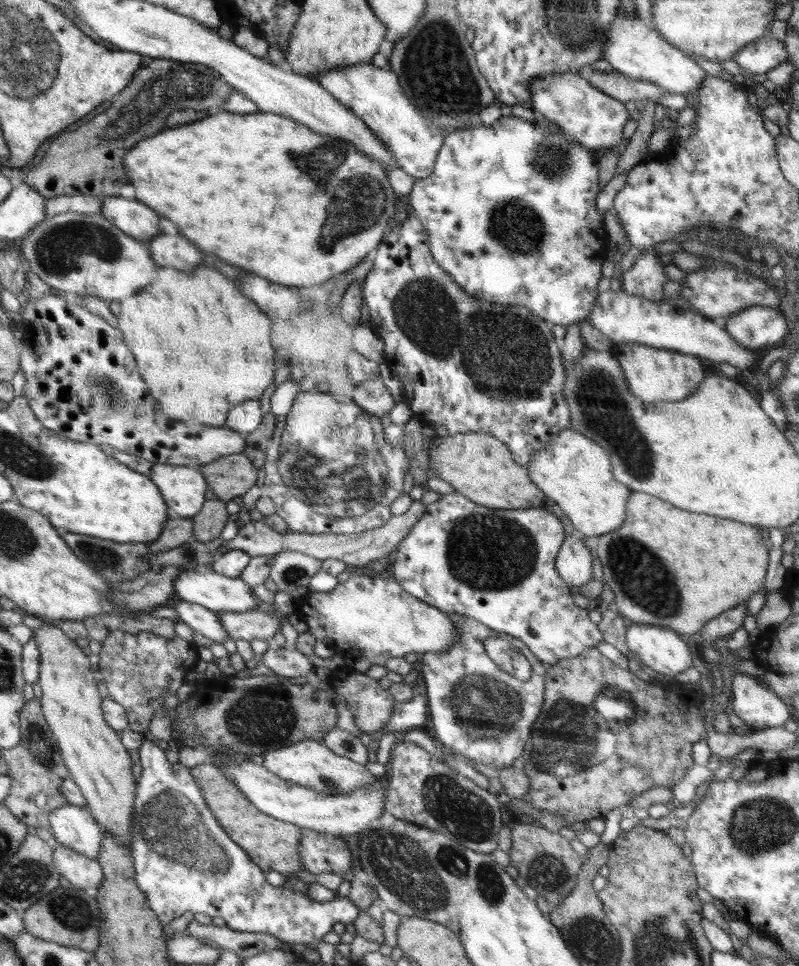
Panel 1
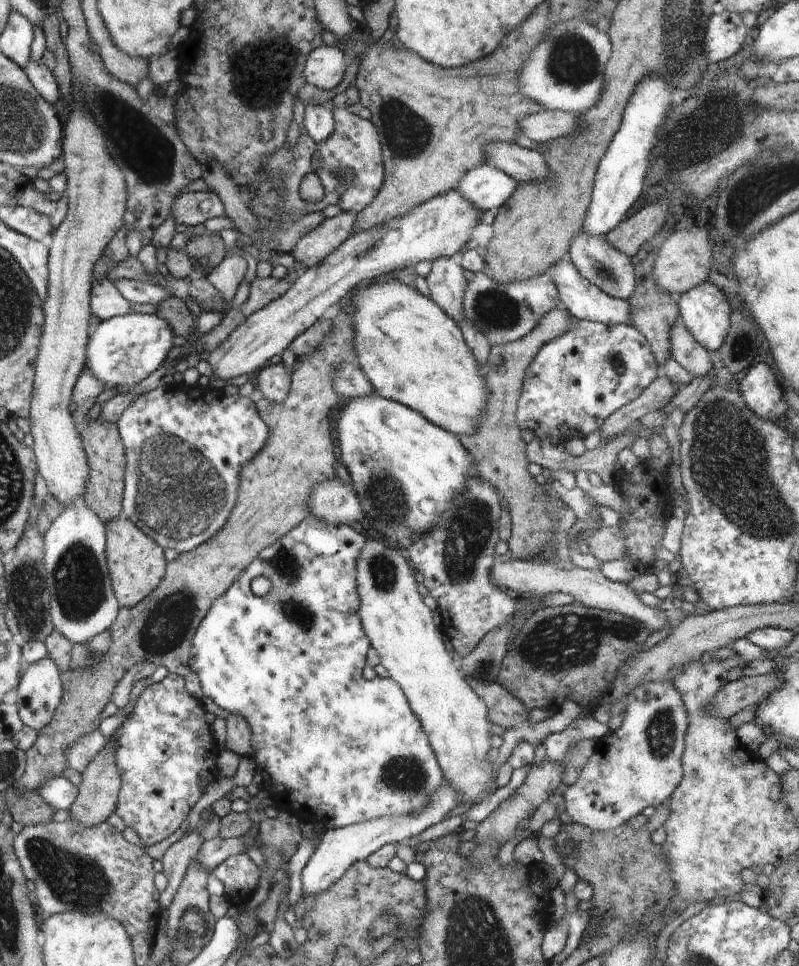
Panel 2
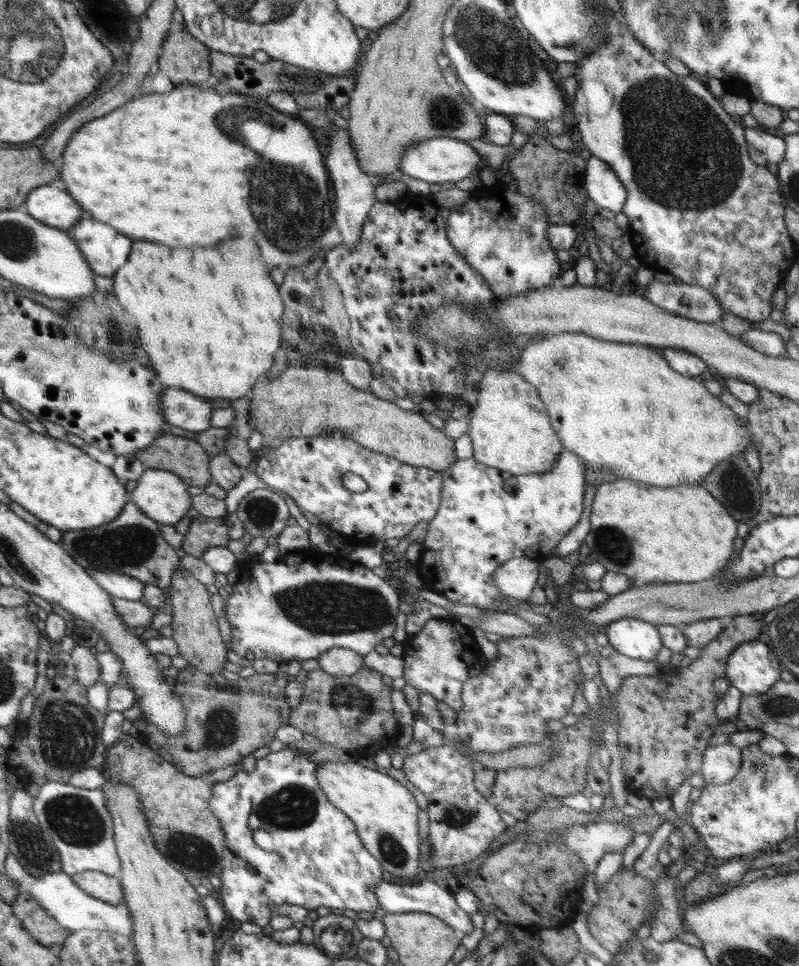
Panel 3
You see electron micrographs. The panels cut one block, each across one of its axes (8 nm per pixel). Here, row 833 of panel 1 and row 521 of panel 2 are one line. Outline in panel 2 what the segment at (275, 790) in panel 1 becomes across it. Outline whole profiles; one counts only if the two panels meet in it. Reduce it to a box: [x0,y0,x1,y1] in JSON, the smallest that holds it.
[306,476,365,526]

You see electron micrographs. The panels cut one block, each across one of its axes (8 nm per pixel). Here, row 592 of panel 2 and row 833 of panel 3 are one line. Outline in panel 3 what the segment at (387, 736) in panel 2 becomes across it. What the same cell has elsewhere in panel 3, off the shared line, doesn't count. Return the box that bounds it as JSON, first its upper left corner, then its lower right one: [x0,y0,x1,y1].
[208,747,386,927]

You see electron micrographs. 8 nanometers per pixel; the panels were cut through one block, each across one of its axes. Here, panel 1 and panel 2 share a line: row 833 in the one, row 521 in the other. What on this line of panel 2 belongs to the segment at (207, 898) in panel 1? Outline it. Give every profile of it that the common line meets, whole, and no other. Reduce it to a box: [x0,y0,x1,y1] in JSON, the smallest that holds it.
[117,381,268,552]

